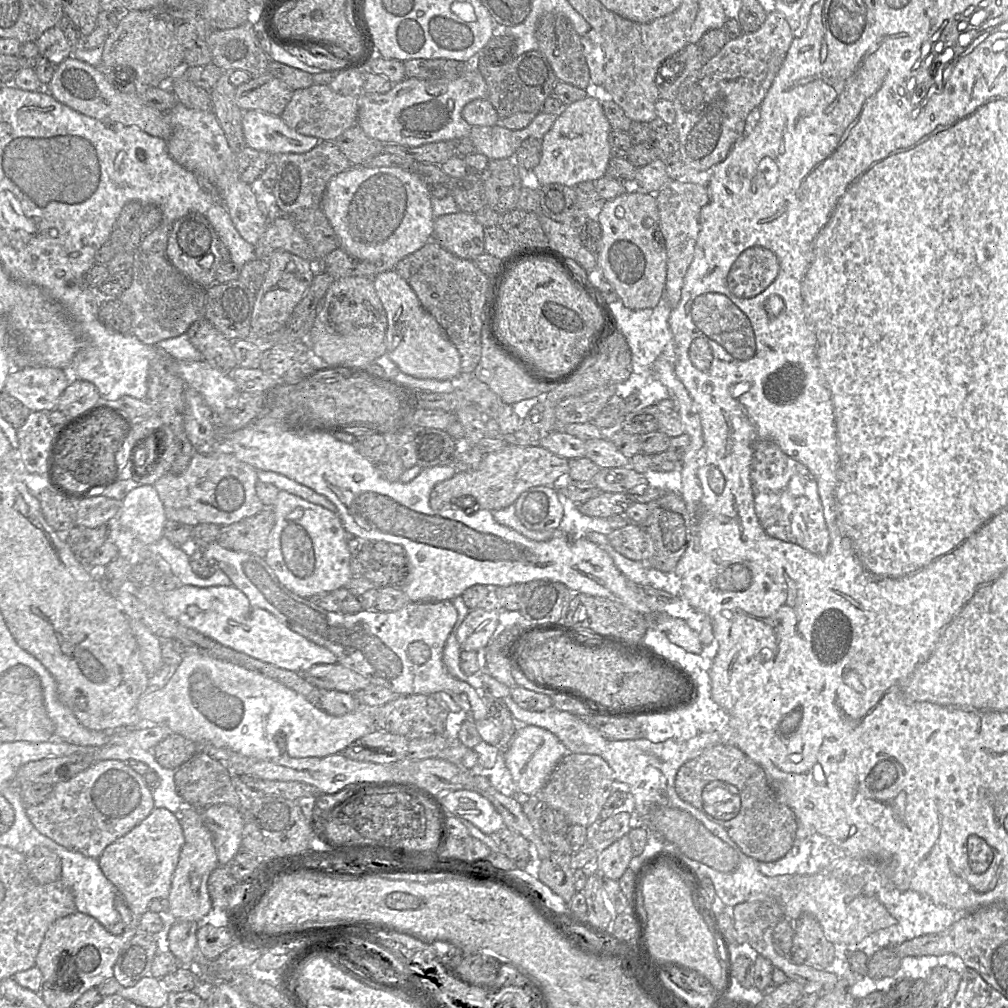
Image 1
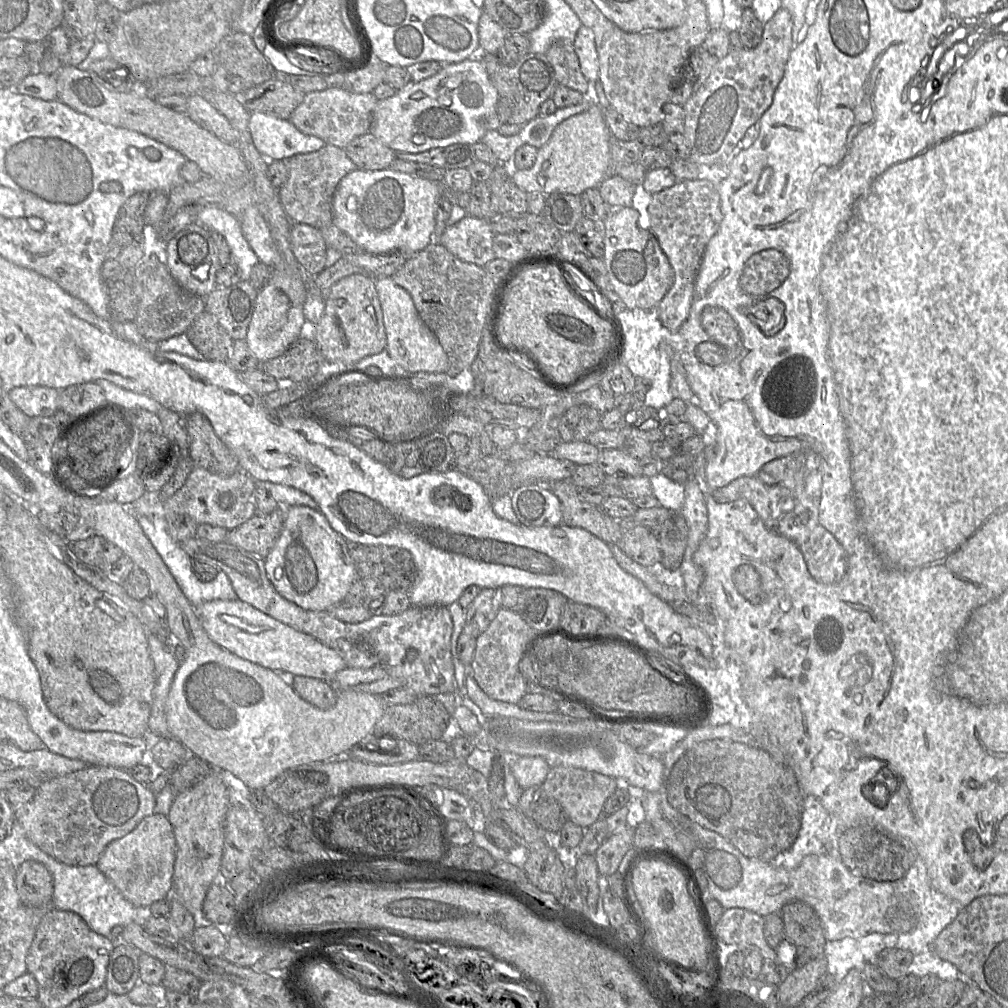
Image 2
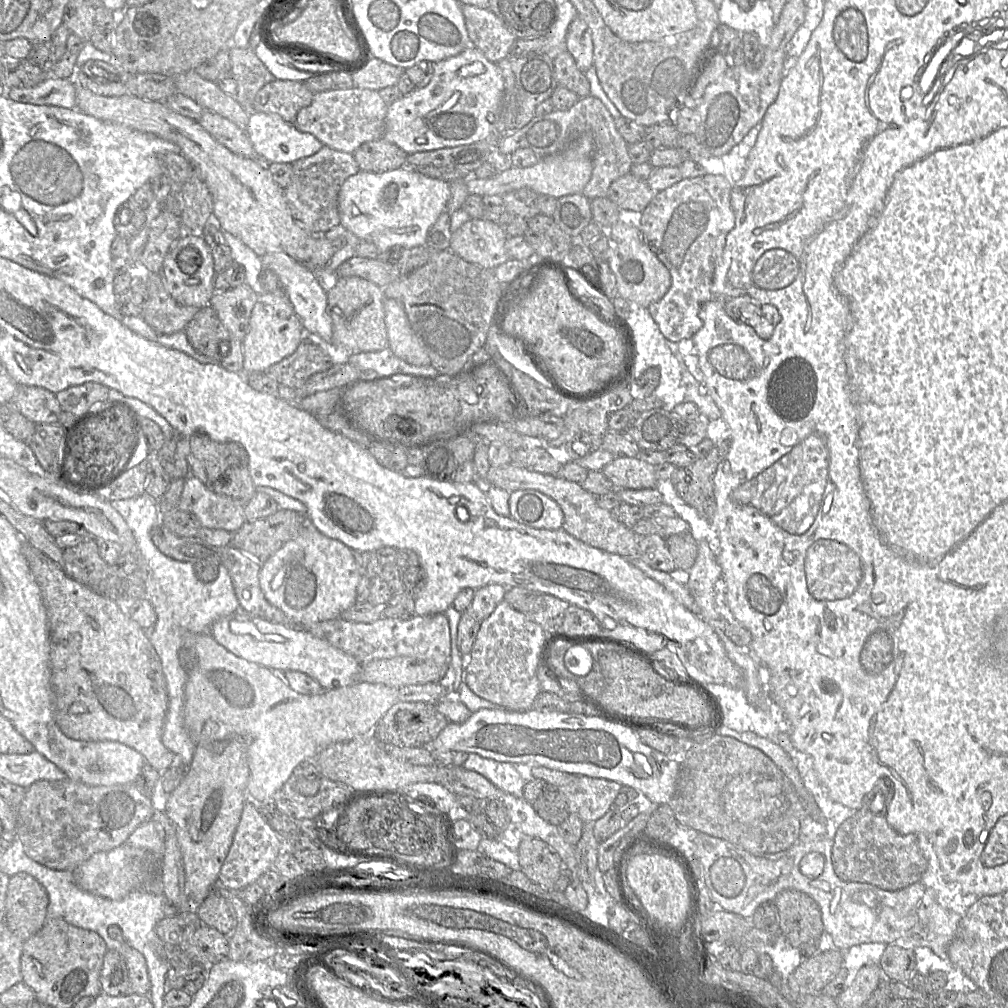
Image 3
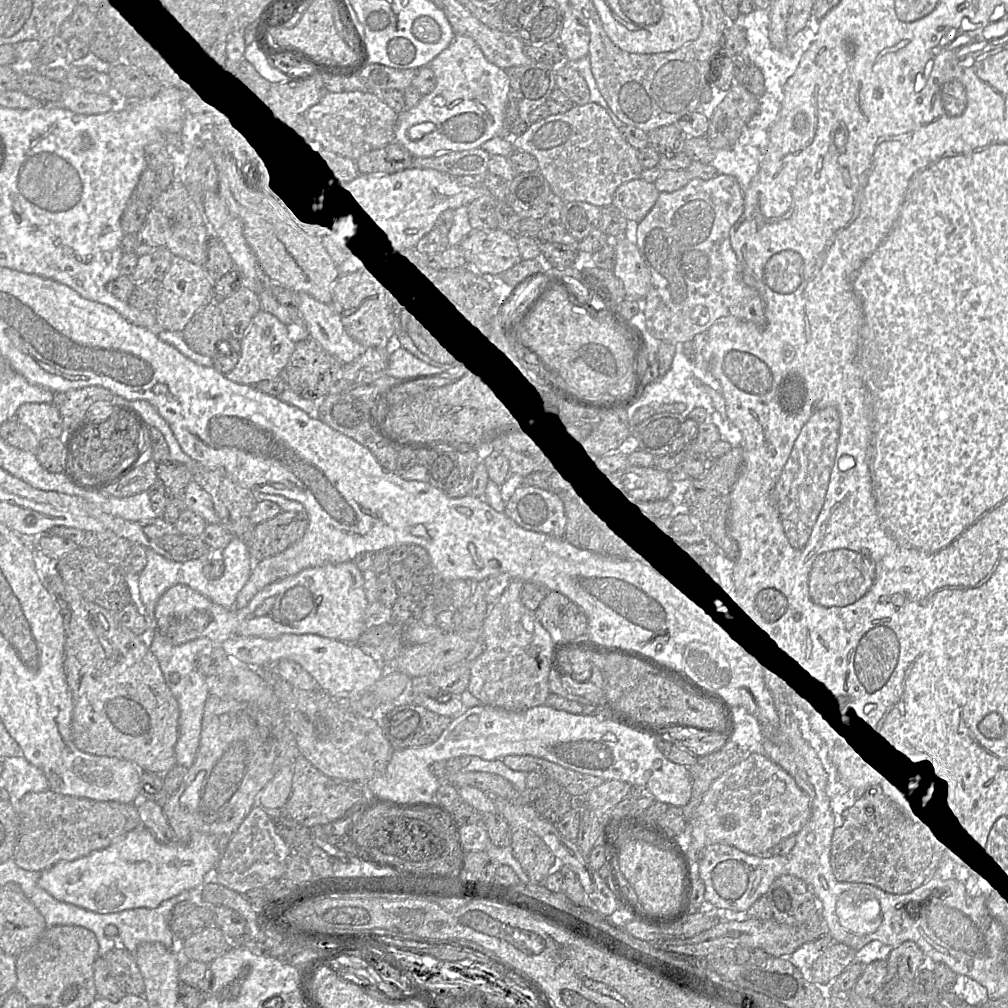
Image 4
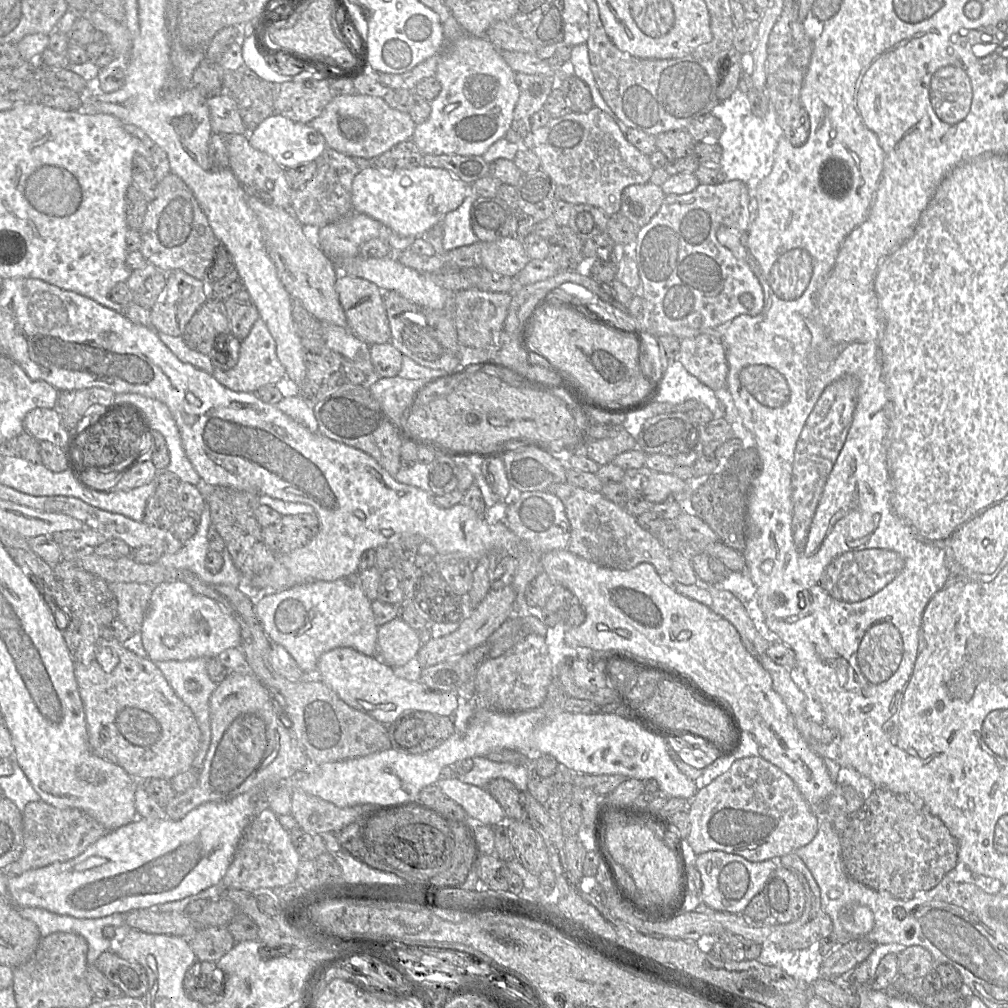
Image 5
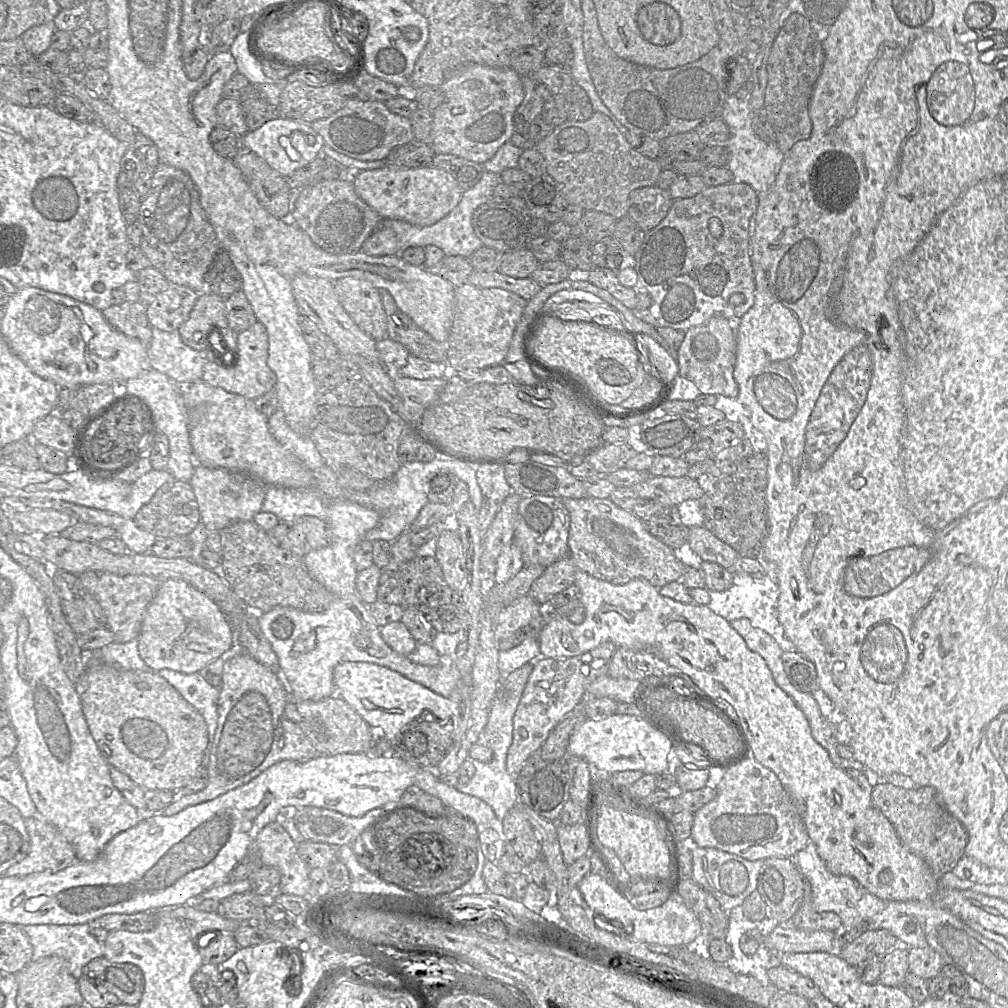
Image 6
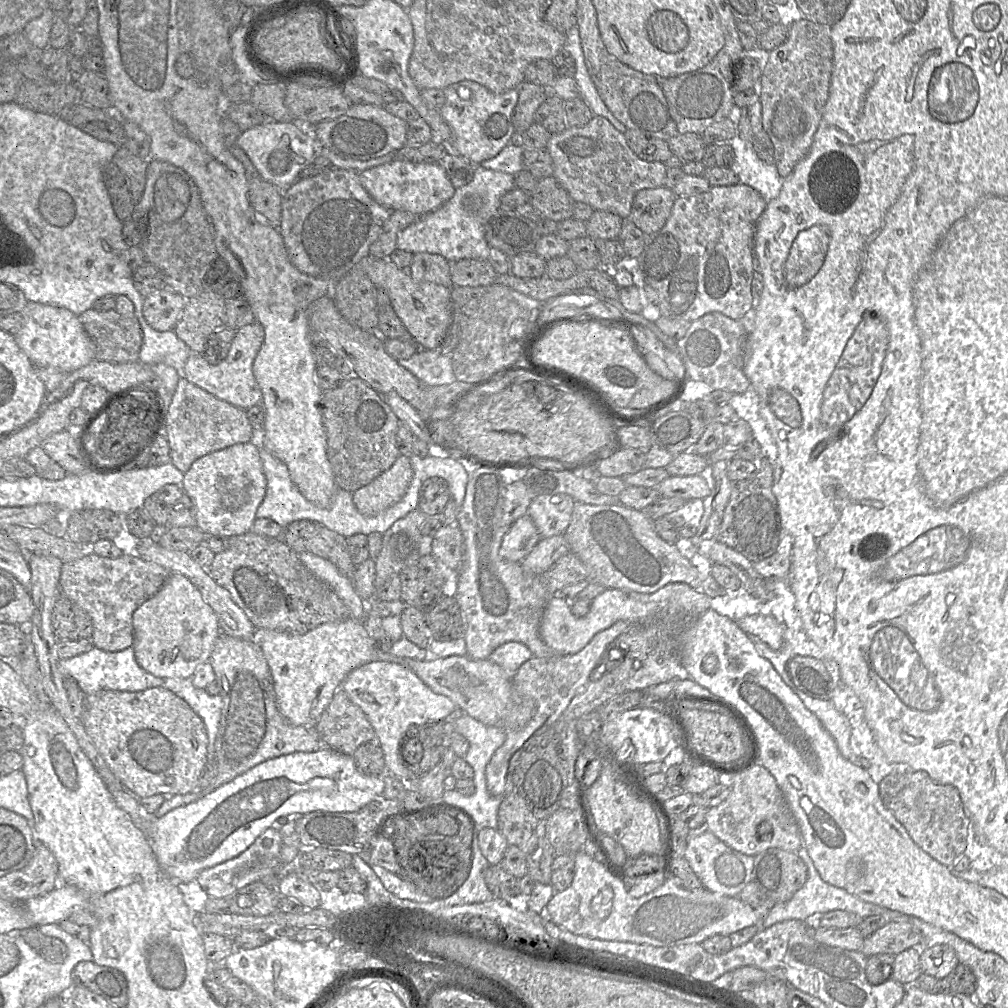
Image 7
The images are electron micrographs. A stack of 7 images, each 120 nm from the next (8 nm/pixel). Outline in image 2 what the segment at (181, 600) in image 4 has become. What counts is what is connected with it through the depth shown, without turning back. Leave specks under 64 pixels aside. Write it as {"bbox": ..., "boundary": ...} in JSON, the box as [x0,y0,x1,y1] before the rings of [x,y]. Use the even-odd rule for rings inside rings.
{"bbox":[264,506,357,611],"boundary":[[[306,506],[285,508],[282,532],[264,559],[266,574],[285,599],[310,611],[328,611],[344,601],[357,578],[347,540],[330,525],[325,515]]]}

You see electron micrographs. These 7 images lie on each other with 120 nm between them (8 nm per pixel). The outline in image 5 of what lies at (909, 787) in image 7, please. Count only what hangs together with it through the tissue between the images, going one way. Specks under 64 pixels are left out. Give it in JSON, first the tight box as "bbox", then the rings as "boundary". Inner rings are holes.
{"bbox":[840,787,958,899],"boundary":[[[876,787],[871,795],[864,801],[862,807],[850,815],[847,827],[840,836],[840,841],[842,862],[850,878],[872,889],[886,891],[899,899],[910,899],[917,893],[931,890],[937,886],[958,863],[958,842],[940,818],[929,813],[925,807],[916,806],[904,794],[894,793],[886,788]]]}

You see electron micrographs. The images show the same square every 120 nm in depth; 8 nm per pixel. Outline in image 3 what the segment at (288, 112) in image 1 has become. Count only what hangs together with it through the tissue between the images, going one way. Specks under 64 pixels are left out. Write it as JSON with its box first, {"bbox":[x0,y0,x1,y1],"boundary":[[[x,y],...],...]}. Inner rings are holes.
{"bbox":[294,88,387,154],"boundary":[[[332,88],[315,93],[311,104],[298,112],[294,125],[301,132],[314,135],[324,146],[353,154],[361,144],[383,138],[387,109],[376,90]]]}

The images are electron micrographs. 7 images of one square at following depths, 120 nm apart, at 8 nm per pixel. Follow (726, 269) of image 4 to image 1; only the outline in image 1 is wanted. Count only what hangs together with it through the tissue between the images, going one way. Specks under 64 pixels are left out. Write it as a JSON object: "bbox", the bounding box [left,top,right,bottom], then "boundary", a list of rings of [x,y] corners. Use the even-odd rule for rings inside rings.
{"bbox":[655,180,709,309],"boundary":[[[669,180],[657,191],[655,198],[659,212],[659,228],[666,248],[667,276],[664,298],[673,309],[680,301],[684,277],[693,260],[695,244],[700,231],[700,211],[708,203],[709,194],[706,185]]]}

